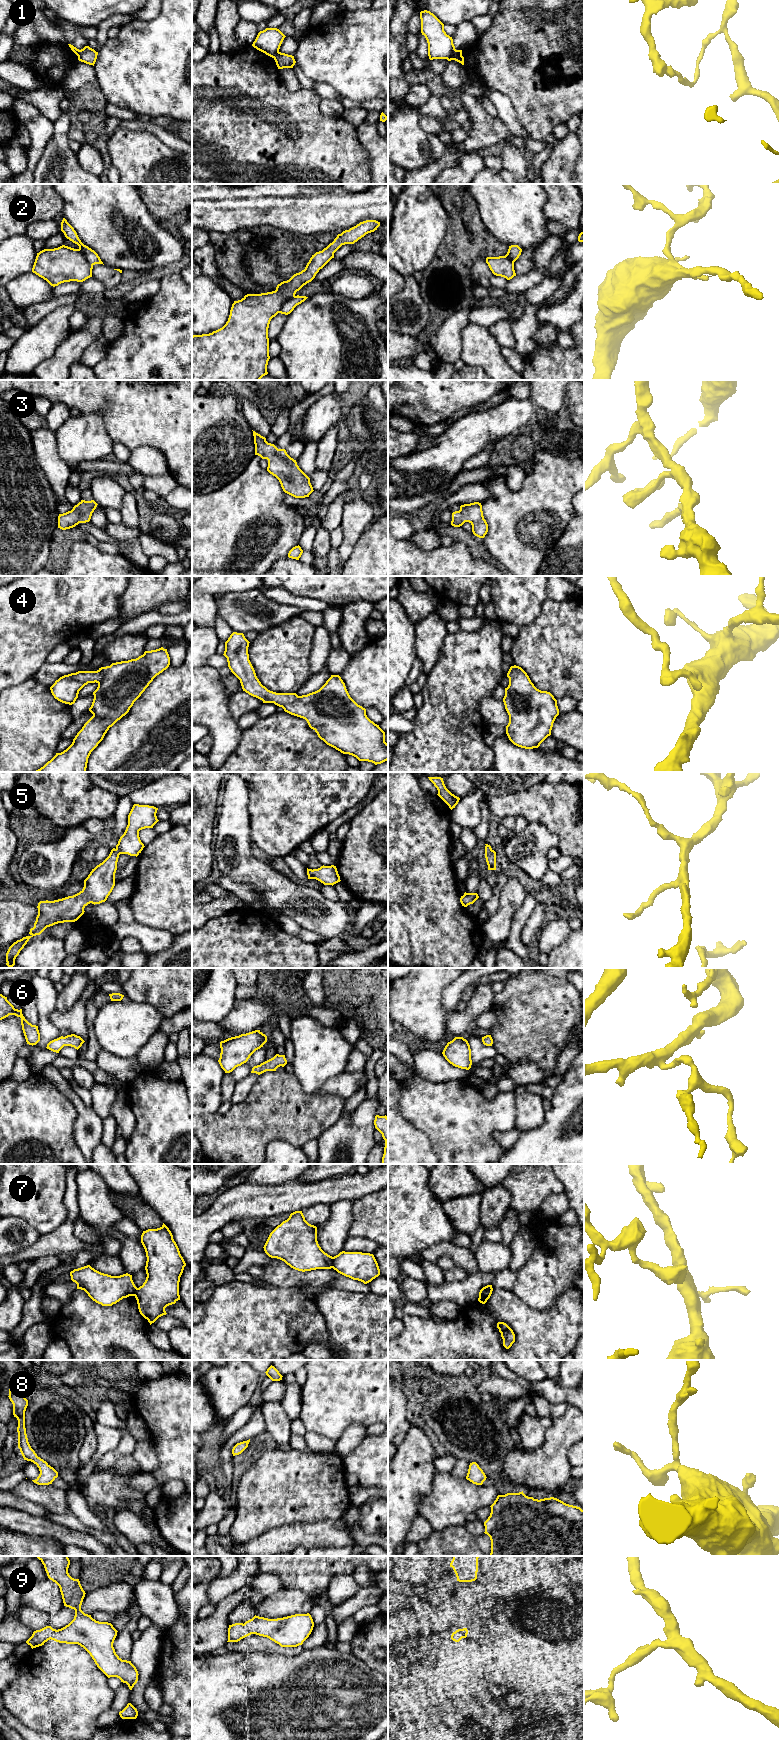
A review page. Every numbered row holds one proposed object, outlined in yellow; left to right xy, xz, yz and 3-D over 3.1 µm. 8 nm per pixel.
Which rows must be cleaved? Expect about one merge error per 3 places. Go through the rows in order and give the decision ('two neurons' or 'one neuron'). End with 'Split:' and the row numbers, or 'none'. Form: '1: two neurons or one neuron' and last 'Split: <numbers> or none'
1: two neurons
2: one neuron
3: one neuron
4: one neuron
5: one neuron
6: one neuron
7: two neurons
8: one neuron
9: two neurons
Split: 1, 7, 9

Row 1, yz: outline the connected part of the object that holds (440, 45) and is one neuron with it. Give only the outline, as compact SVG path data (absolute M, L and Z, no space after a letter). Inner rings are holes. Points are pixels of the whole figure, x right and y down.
M430 11L420 12L421 33L428 43L428 56L433 59L453 60L457 51L453 39L444 31L444 24Z

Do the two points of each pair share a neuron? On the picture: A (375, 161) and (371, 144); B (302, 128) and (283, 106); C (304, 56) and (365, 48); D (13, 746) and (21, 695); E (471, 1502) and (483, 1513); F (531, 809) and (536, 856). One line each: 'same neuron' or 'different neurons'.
A: same neuron
B: same neuron
C: same neuron
D: same neuron
E: different neurons
F: different neurons

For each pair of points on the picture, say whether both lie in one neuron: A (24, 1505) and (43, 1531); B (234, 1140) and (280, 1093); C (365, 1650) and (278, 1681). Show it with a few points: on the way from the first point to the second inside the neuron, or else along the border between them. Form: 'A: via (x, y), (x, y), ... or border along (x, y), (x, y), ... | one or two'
A: via (24, 1511), (37, 1525) | one
B: via (246, 1128), (269, 1105) | one
C: border along (351, 1653), (372, 1668) | two

